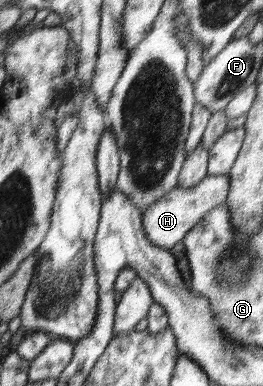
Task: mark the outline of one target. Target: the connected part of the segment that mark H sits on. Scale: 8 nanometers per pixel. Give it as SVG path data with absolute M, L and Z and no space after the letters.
M208 174L193 188L181 188L179 186L173 188L165 196L151 204L145 212L142 212L142 227L145 236L155 246L169 251L177 242L181 242L185 238L191 227L195 227L197 222L203 220L205 214L209 214L213 208L225 204L229 181L230 176L228 174L217 176Z

